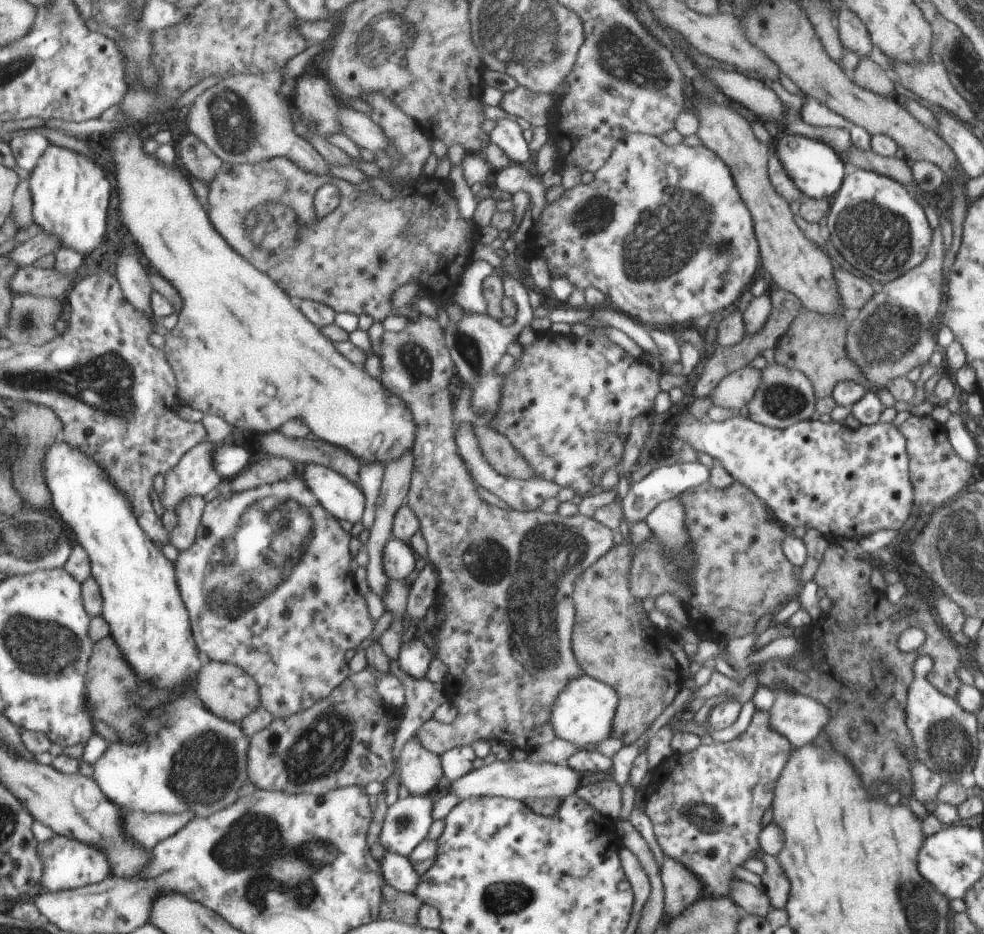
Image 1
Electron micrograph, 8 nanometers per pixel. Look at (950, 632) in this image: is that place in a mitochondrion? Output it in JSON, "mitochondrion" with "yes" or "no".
{"mitochondrion":"no"}

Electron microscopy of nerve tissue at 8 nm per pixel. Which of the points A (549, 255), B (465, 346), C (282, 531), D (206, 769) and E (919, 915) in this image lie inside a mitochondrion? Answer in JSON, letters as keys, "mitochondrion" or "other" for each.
{"A":"other","B":"mitochondrion","C":"mitochondrion","D":"mitochondrion","E":"mitochondrion"}

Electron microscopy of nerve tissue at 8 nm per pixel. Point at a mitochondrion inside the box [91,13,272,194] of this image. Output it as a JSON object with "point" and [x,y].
{"point":[236,128]}

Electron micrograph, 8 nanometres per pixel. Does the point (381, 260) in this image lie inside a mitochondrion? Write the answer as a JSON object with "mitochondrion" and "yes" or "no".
{"mitochondrion":"no"}

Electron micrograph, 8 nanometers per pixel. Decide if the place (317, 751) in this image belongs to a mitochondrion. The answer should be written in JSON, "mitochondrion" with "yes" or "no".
{"mitochondrion":"yes"}

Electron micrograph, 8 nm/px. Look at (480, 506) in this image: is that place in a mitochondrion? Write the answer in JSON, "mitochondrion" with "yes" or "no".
{"mitochondrion":"no"}

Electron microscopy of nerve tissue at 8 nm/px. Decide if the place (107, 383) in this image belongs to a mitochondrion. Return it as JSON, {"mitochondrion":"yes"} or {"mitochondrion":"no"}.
{"mitochondrion":"yes"}

